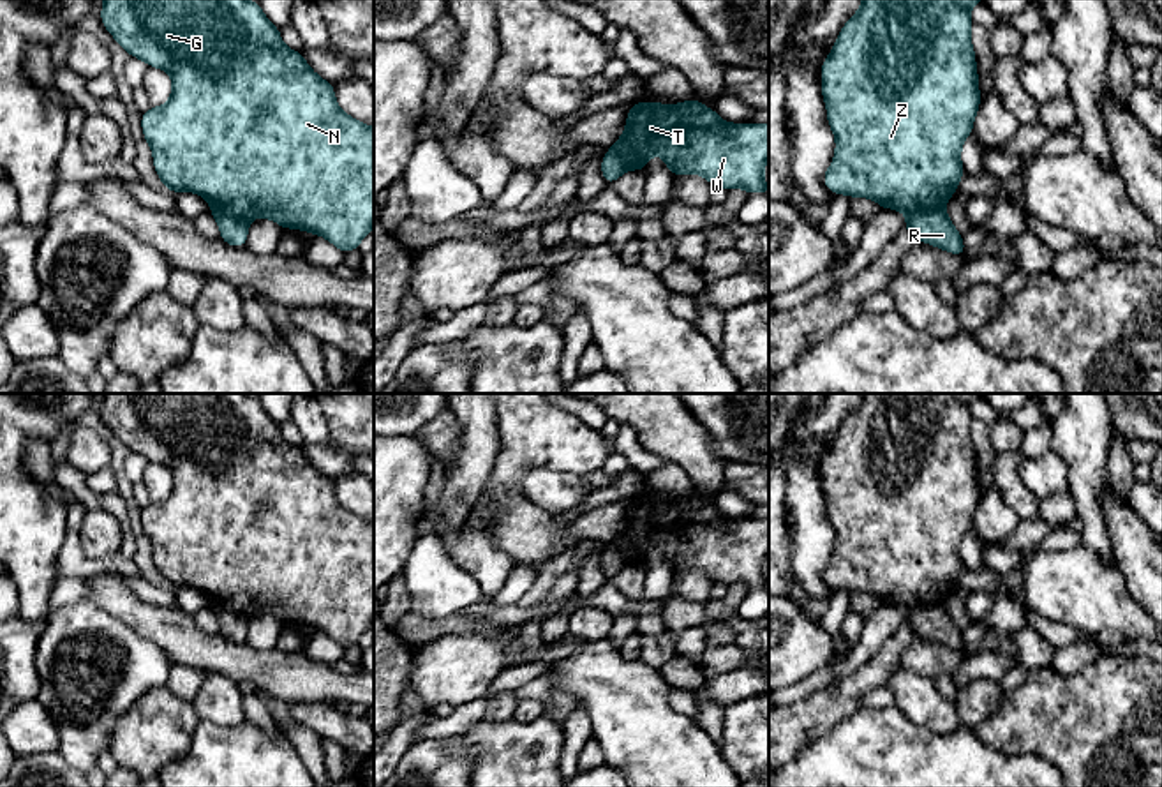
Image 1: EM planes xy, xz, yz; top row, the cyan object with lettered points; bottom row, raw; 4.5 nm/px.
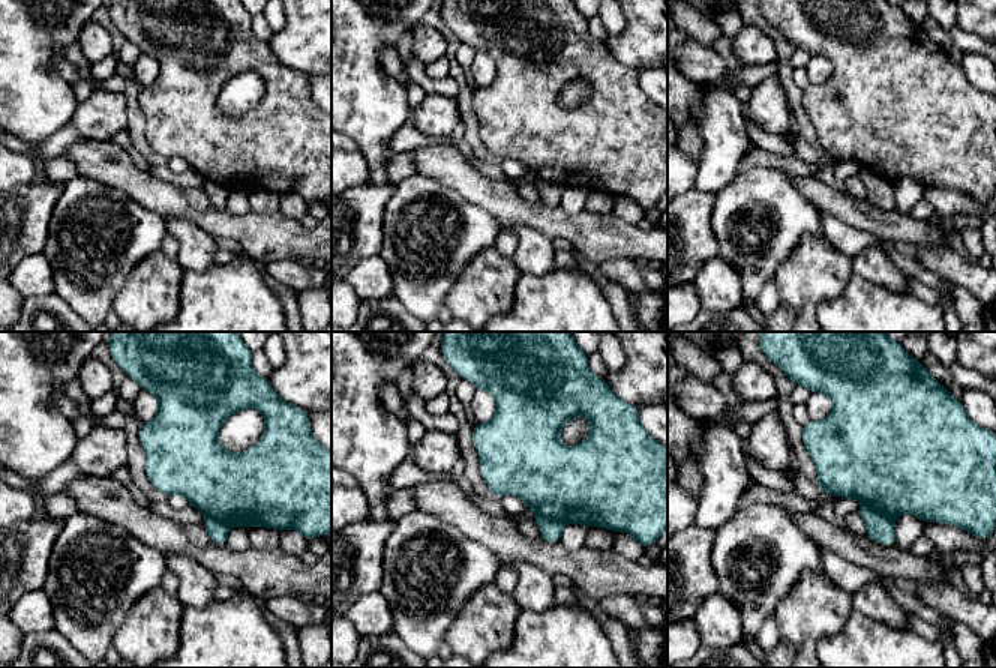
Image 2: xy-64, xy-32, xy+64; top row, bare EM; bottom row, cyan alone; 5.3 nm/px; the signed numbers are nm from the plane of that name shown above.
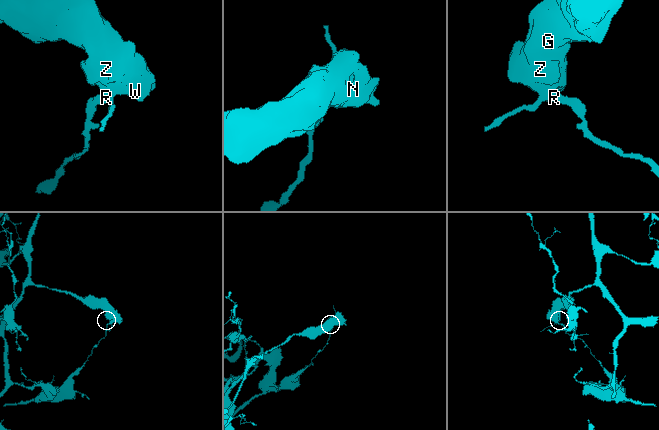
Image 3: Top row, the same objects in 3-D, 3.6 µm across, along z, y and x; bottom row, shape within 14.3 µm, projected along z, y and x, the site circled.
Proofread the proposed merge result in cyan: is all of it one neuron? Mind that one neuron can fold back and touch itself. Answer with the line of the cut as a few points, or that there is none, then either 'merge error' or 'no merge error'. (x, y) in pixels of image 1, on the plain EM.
cut in xy along (212, 604), (230, 607), (245, 618); merge error

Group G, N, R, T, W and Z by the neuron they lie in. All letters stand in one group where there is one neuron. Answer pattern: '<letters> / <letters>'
G N T W Z / R

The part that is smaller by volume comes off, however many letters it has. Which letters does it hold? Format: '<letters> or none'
R

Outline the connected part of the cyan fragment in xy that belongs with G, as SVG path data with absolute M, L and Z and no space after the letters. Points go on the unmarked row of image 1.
M104 394L101 404L104 423L116 438L148 462L164 464L173 475L173 489L164 501L148 503L141 510L143 531L153 549L153 563L164 582L171 588L196 588L212 605L231 609L245 618L268 612L284 625L303 625L321 630L342 648L354 648L358 639L374 623L374 524L346 510L335 496L333 478L321 475L305 457L303 448L291 446L280 436L280 423L273 422L261 401L247 394Z

